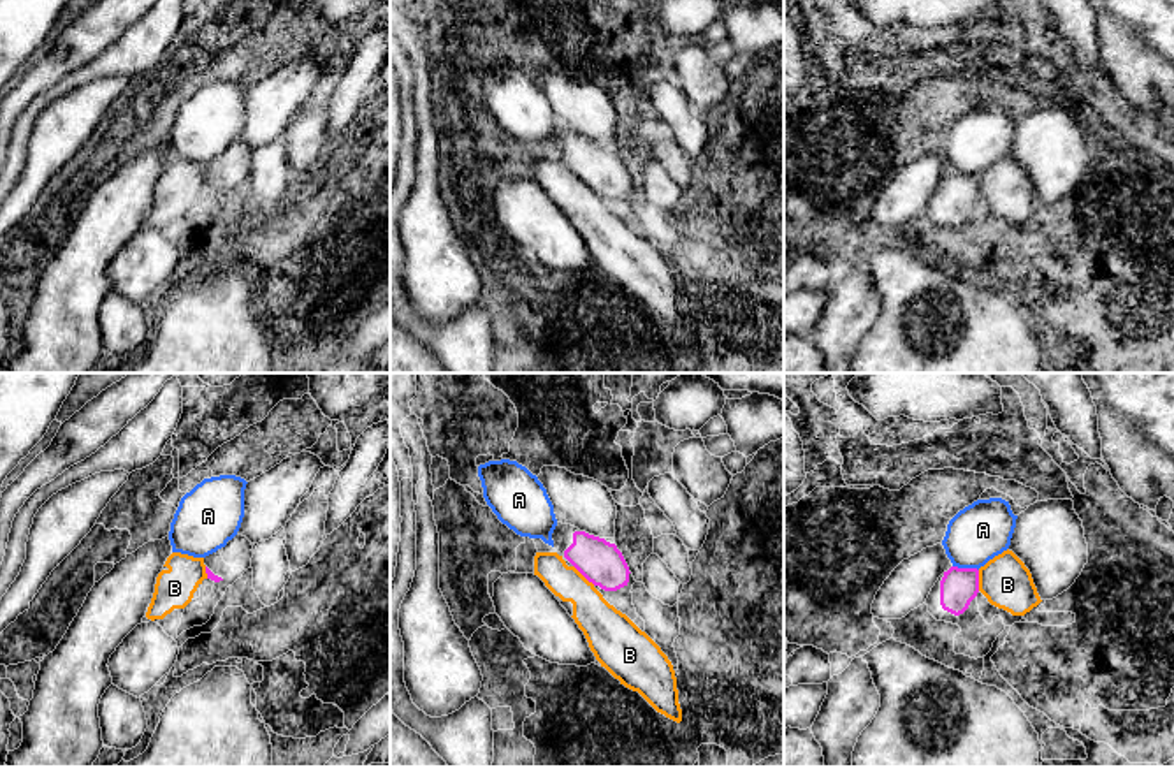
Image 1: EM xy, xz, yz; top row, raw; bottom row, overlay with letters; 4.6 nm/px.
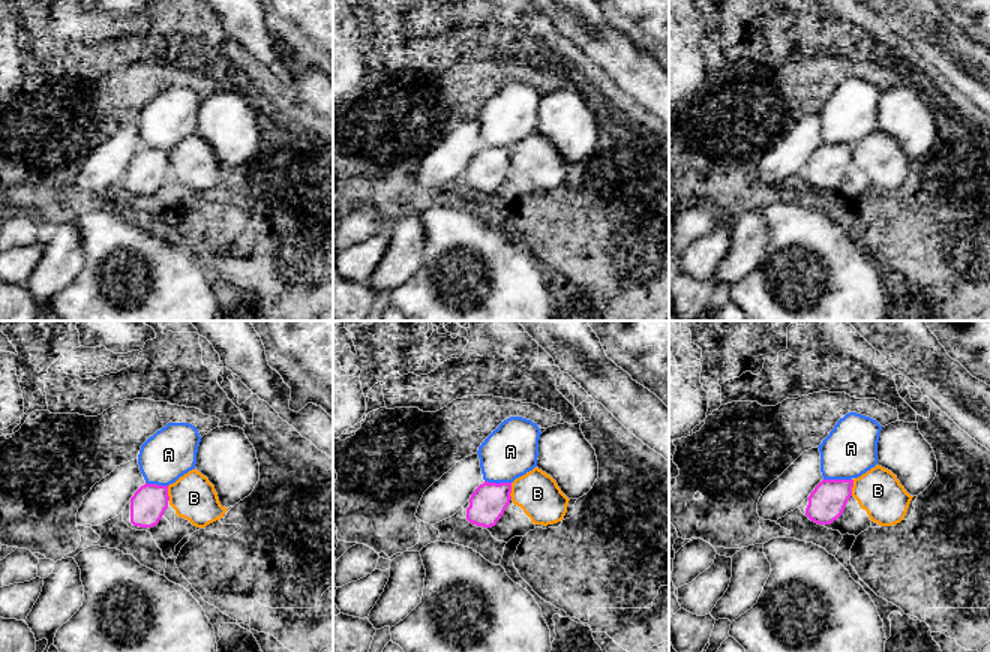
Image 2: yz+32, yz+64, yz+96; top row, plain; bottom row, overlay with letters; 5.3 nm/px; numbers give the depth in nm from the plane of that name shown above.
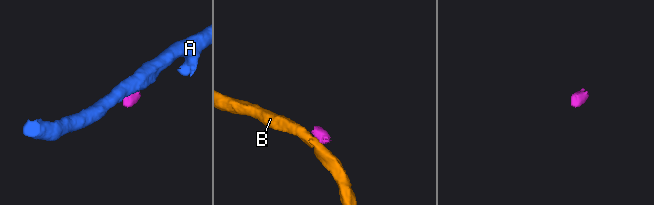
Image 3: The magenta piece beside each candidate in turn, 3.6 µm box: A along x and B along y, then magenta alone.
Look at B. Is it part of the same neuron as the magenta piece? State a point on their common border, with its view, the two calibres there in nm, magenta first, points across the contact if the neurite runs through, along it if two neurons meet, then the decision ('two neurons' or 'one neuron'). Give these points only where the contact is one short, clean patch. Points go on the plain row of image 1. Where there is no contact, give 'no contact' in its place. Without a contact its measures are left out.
meets magenta in xz at (584, 182); 200 nm thick on the magenta side, 190 nm on the other; runs through xz (600, 168), (584, 182), (584, 203), (603, 233); one neuron

